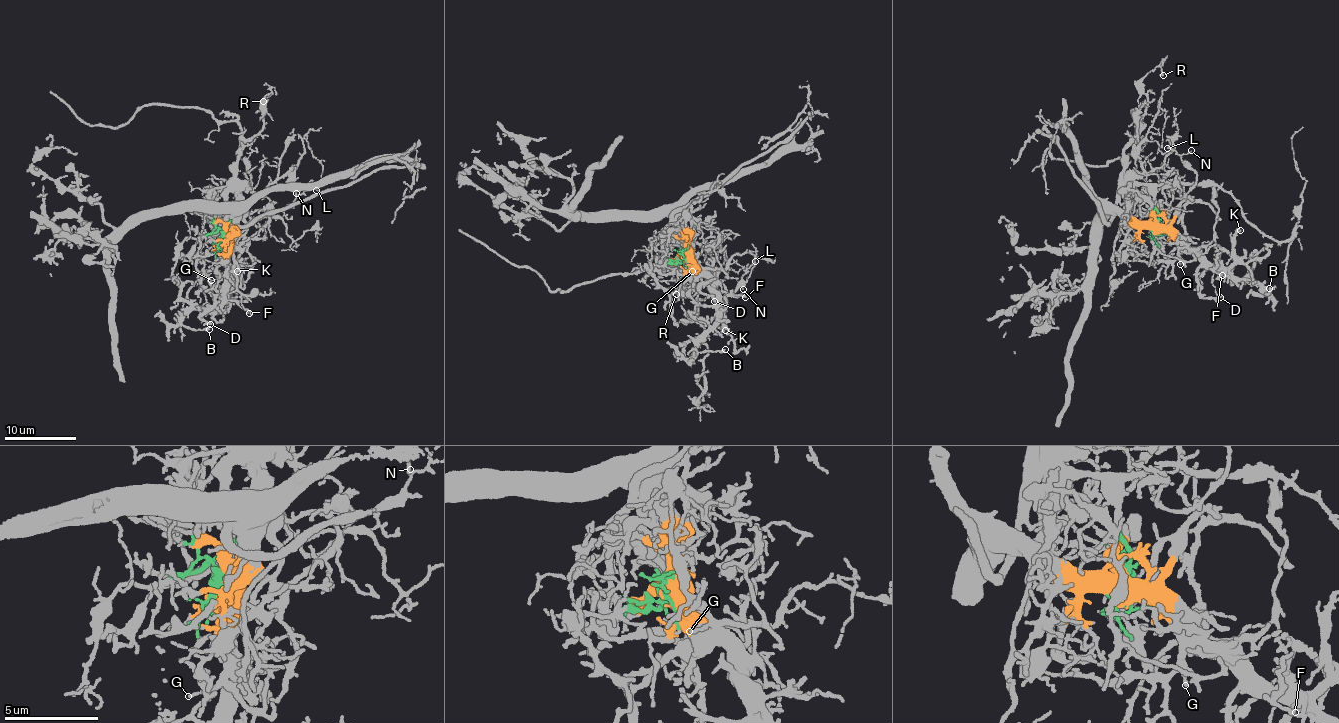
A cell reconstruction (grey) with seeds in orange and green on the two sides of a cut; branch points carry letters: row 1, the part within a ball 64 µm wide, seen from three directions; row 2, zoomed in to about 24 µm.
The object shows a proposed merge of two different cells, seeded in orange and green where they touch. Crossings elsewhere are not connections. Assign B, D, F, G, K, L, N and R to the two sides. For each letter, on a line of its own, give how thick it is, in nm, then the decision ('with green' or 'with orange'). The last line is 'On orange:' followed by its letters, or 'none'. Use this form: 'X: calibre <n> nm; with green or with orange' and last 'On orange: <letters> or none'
B: calibre 280 nm; with orange
D: calibre 160 nm; with orange
F: calibre 180 nm; with orange
G: calibre 130 nm; with orange
K: calibre 240 nm; with orange
L: calibre 110 nm; with green
N: calibre 120 nm; with green
R: calibre 170 nm; with green
On orange: B, D, F, G, K

